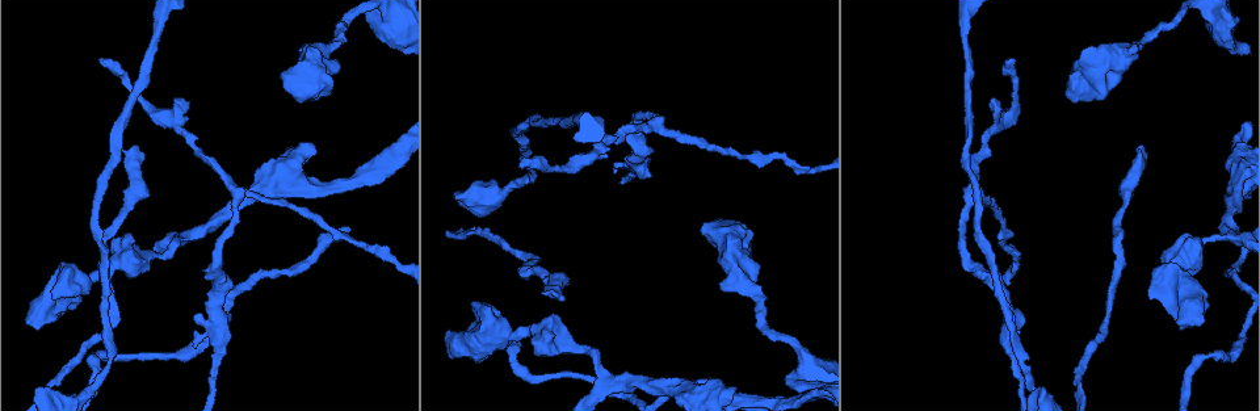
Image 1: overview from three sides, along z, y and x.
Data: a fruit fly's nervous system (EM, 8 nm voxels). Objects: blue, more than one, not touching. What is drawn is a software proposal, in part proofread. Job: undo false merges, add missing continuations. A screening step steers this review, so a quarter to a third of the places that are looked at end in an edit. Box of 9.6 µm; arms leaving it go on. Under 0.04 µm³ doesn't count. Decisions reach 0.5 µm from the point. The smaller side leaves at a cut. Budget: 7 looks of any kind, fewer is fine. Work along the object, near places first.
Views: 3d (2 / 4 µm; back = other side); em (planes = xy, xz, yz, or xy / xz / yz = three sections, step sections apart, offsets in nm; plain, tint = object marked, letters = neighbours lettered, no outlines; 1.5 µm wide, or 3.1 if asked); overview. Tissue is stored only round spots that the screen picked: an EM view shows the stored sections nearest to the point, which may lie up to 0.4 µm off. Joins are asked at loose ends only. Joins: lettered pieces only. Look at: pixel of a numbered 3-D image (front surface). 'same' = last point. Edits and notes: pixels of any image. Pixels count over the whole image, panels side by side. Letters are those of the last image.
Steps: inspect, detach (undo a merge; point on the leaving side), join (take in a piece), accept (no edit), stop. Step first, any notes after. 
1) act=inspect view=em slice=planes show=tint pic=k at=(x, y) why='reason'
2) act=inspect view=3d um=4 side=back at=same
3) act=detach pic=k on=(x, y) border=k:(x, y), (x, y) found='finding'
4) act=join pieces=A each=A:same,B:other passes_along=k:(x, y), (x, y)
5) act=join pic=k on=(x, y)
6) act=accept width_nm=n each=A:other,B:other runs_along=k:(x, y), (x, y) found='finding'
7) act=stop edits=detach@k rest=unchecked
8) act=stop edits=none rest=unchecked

act=inspect view=3d um=2 side=back pic=1 at=(512, 361) why='abrupt turn'

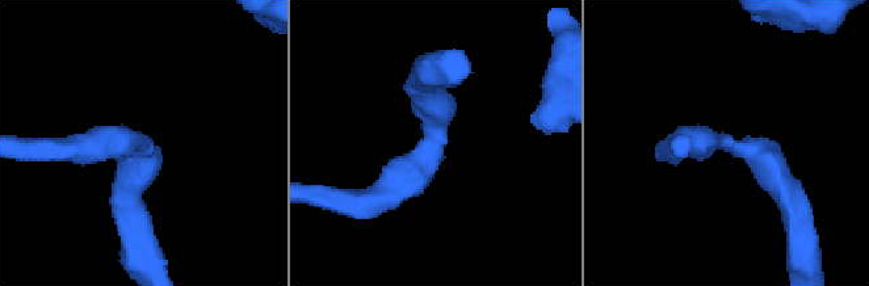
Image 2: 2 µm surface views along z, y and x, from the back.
act=inspect view=em slice=yz step=4 show=letters pic=2 at=(140, 142) arm_widths_nm=190,220 why='now the EM'

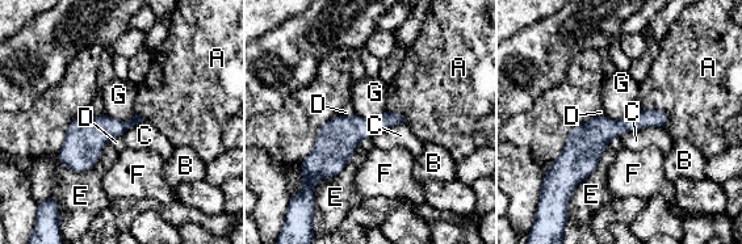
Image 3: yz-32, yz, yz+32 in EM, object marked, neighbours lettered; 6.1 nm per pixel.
act=accept width_nm=180 each=A:other,B:other,C:other,D:other,E:other,F:other,G:other runs_along=3:(665, 117), (603, 129), (558, 165) found='all the same cell'

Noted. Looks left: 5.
act=inspect view=em slice=yz step=4 show=tint pic=1 at=(446, 332) why='branch stops here'

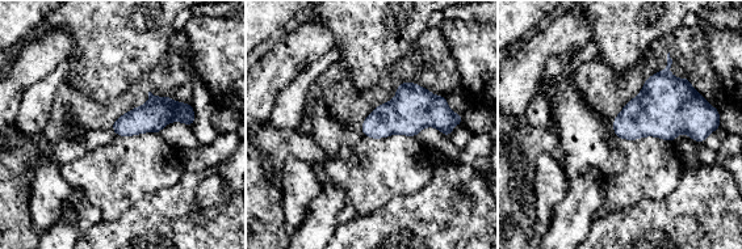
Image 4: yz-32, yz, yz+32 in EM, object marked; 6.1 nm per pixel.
act=inspect view=em slice=planes show=letters at=same why='cut it another way'

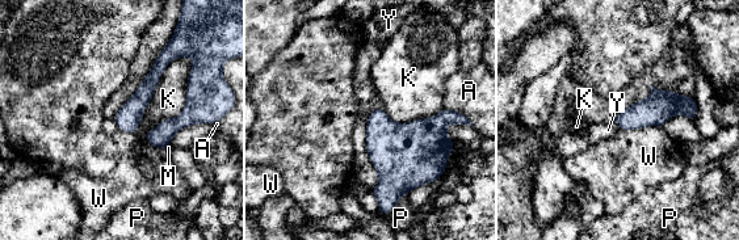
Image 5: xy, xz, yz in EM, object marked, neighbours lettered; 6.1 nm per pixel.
act=accept each=A:other,K:other,M:other,P:other,W:other,Y:other border=5:(613, 121), (620, 129) found='none of them fits'

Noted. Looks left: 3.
act=inspect view=em slice=planes show=letters pic=1 at=(523, 166) why='tapers out'

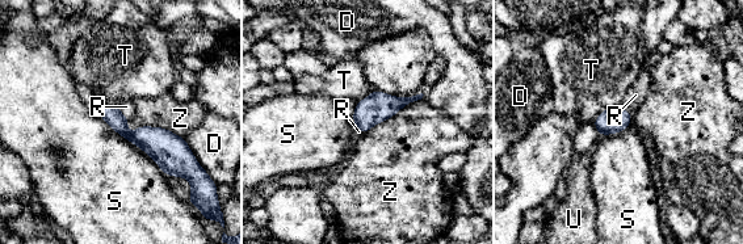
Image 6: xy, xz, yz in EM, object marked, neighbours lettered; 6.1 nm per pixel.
act=join pieces=R each=D:other,R:same,S:other,T:other,U:other,Z:other found='it goes on there'

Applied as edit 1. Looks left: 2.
act=stop edits=join@6 rest=unchecked

